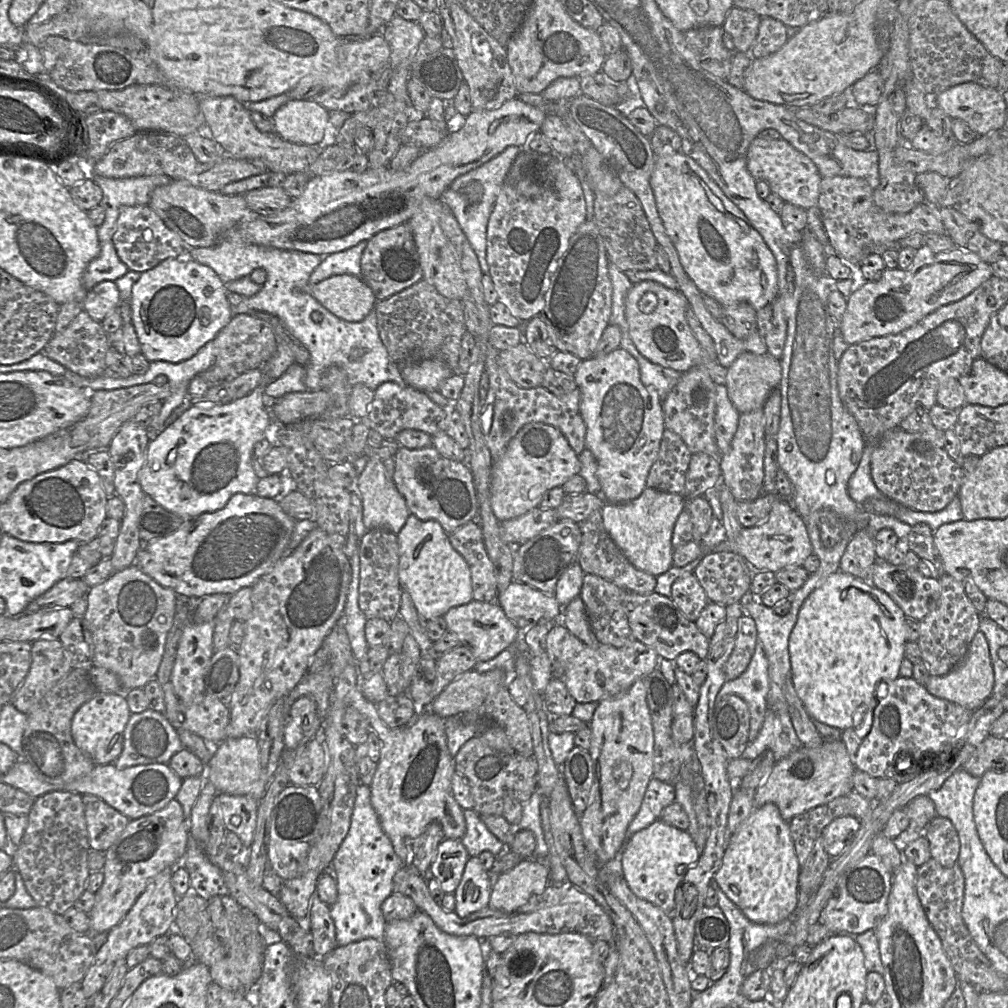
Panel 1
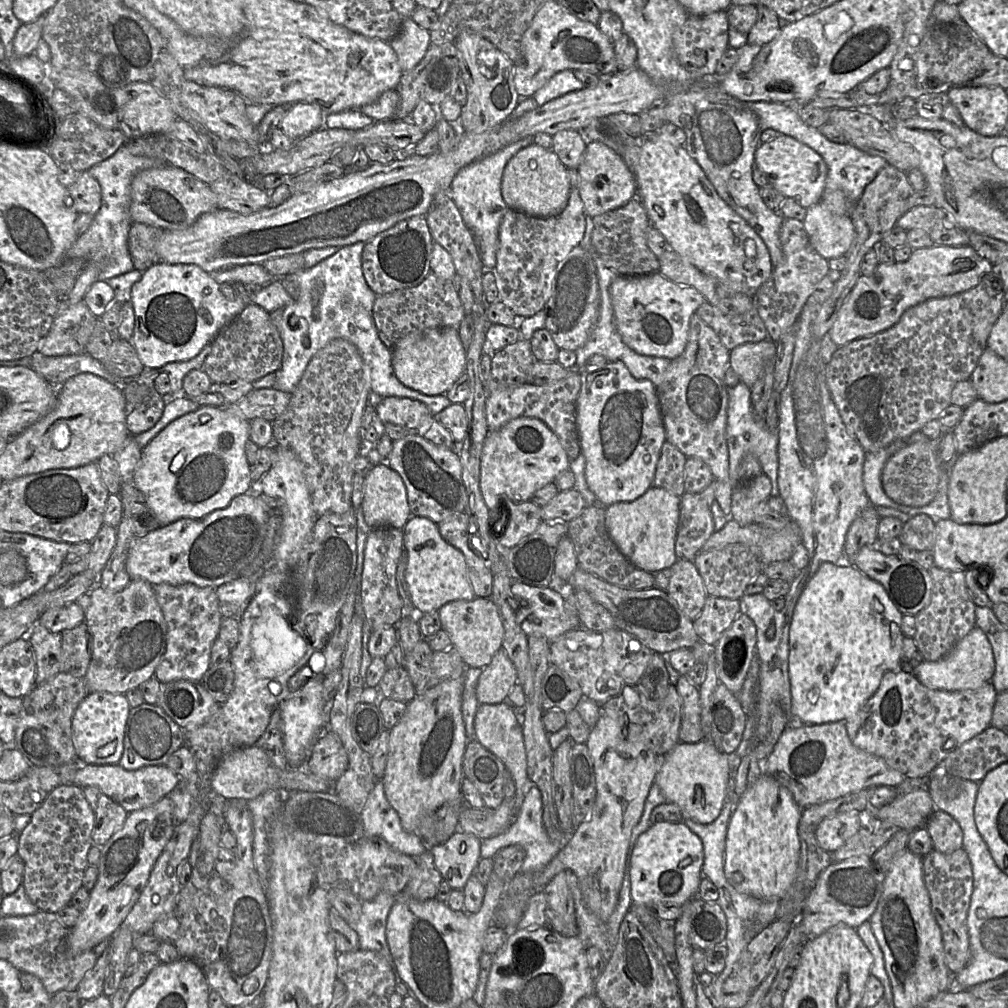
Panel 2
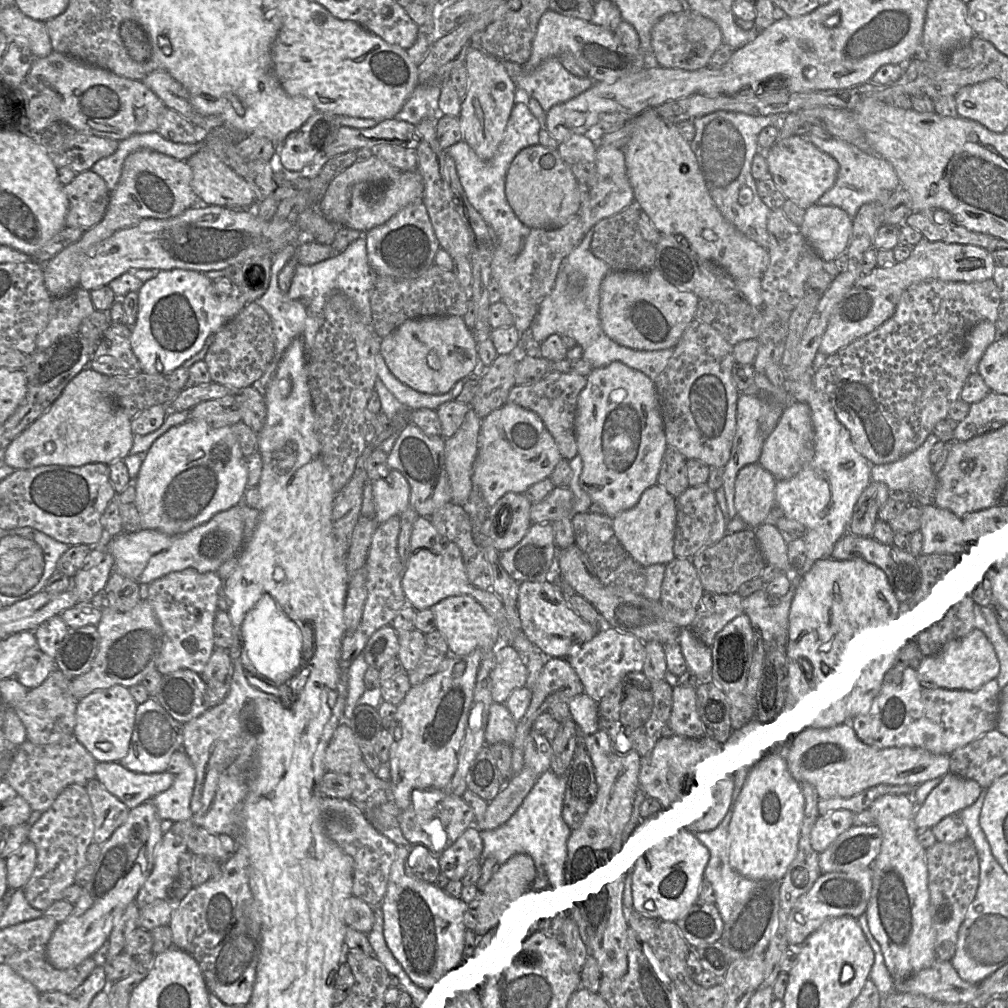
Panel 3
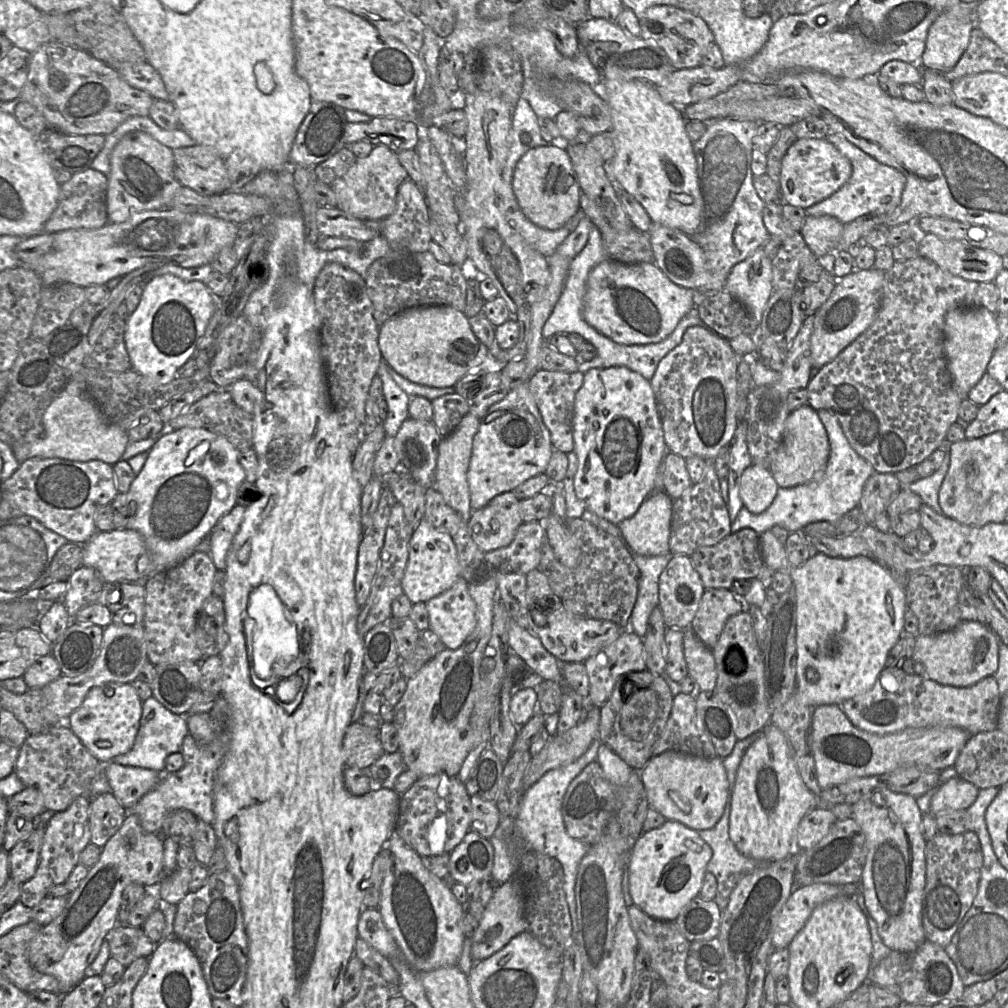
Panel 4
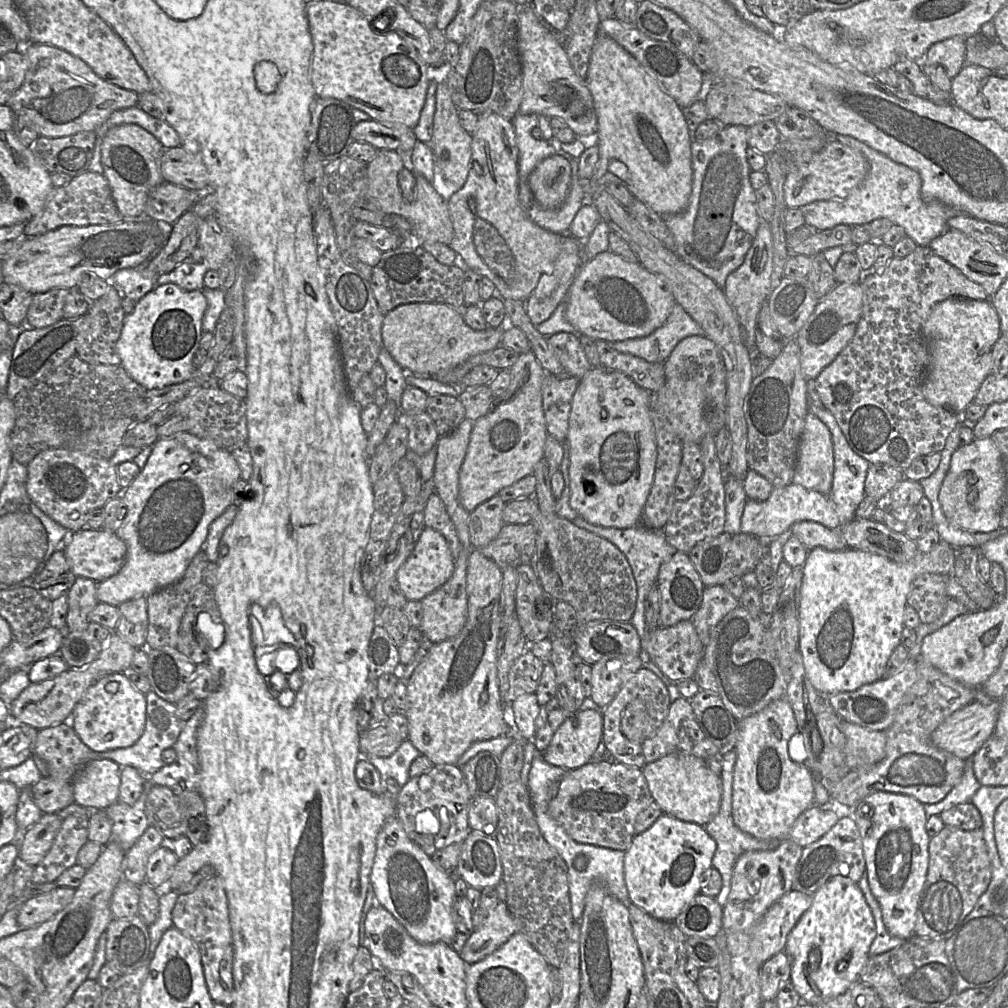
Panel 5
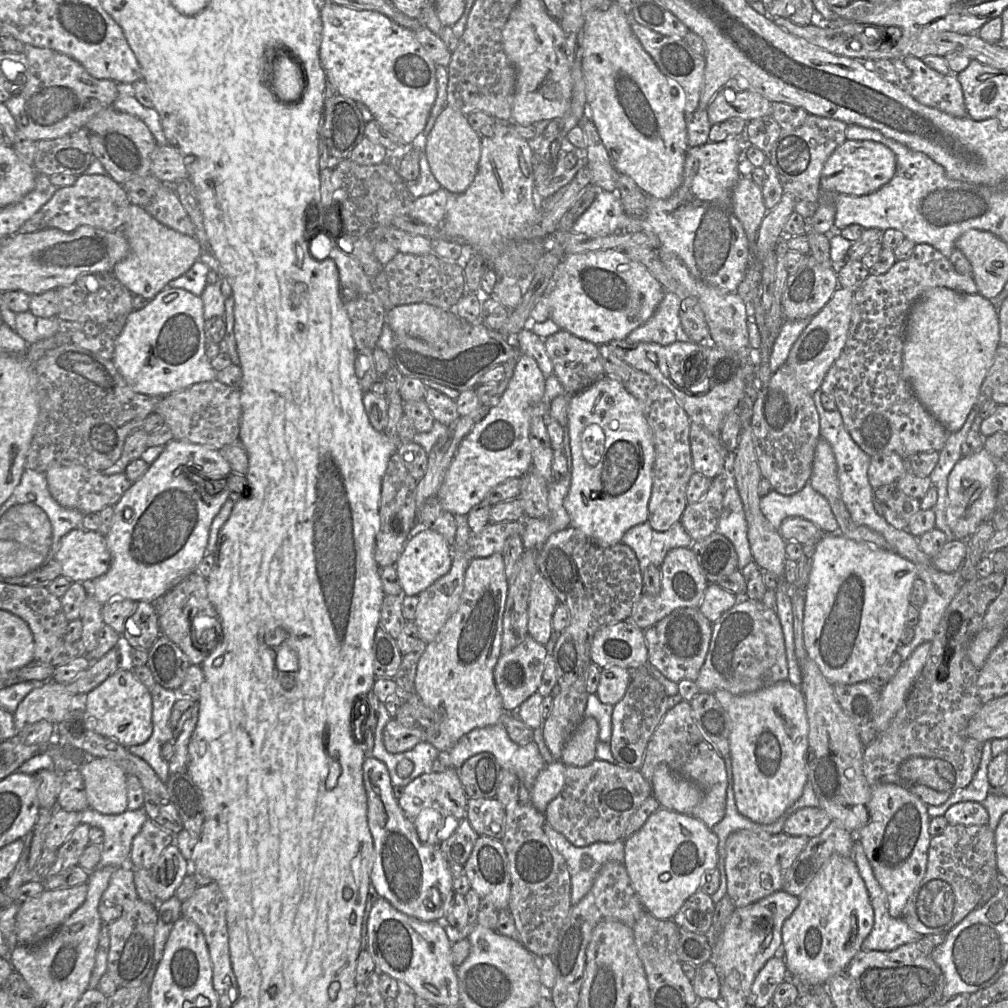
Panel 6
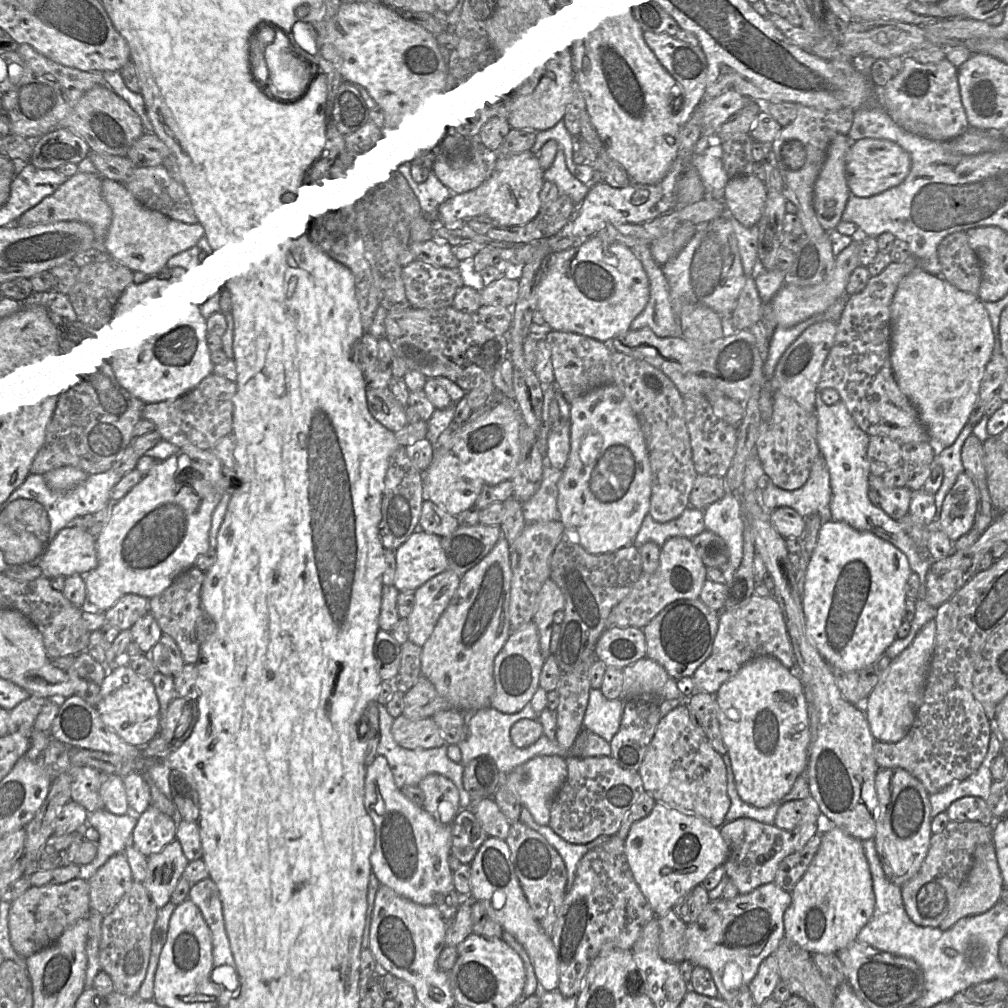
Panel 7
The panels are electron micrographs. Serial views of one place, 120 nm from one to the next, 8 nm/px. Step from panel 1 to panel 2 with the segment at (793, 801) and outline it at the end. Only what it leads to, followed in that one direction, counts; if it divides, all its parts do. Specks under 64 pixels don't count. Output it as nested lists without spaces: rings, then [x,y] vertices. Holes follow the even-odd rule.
[[[845,721],[787,726],[779,736],[767,760],[762,763],[761,773],[774,777],[788,788],[800,808],[820,804],[862,789],[877,786],[897,788],[907,779],[903,773],[889,767],[881,757],[856,747],[847,734]]]

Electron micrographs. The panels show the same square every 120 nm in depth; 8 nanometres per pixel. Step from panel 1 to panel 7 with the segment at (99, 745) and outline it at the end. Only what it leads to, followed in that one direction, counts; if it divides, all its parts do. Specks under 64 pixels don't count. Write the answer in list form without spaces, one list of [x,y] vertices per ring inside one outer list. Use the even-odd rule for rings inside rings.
[[[120,661],[109,668],[100,687],[96,708],[104,724],[128,744],[144,747],[159,735],[159,702],[153,682],[139,676],[127,661]]]

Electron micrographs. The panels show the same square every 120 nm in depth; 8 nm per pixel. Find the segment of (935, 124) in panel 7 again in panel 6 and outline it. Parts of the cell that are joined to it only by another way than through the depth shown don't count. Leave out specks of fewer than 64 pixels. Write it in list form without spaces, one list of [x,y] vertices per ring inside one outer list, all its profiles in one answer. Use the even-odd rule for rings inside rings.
[[[907,56],[903,61],[911,71],[905,90],[916,101],[955,117],[967,115],[962,87],[955,73],[941,74],[914,56]]]

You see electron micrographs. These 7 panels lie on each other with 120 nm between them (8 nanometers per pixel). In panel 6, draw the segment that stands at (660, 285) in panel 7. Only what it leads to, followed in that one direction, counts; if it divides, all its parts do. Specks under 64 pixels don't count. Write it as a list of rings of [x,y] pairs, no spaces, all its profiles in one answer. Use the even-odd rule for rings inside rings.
[[[665,291],[664,297],[652,317],[633,330],[626,340],[629,343],[656,343],[661,346],[674,342],[690,342],[680,321],[677,296]]]

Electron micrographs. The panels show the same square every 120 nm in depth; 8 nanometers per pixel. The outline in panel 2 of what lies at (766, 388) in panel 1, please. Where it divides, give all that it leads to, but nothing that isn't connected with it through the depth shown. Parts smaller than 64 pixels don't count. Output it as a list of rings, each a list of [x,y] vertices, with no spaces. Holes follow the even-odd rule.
[[[770,339],[739,345],[730,351],[729,368],[751,388],[765,366],[774,360],[776,343]]]

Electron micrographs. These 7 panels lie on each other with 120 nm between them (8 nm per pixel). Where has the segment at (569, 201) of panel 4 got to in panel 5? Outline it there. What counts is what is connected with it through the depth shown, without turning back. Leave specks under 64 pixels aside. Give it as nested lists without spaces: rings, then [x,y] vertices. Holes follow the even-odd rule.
[[[559,154],[551,155],[535,167],[528,182],[539,205],[556,209],[564,202],[571,184],[570,162]]]

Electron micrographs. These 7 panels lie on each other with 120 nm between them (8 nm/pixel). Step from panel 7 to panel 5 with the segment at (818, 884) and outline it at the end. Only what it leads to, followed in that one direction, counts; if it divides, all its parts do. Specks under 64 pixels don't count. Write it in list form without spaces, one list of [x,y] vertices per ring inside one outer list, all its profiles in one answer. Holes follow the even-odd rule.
[[[834,876],[812,895],[812,903],[787,936],[784,952],[790,958],[790,982],[806,1004],[816,1004],[844,994],[855,982],[869,958],[869,948],[876,935],[872,911],[858,883],[844,876]]]

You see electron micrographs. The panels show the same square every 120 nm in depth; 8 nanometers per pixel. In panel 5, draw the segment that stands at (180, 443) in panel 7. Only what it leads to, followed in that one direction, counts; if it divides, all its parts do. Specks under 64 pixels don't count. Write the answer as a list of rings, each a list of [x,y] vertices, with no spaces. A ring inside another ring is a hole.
[[[198,387],[175,403],[175,415],[180,415],[187,422],[187,432],[199,438],[212,440],[218,447],[232,452],[234,449],[246,446],[248,438],[246,406],[244,399],[219,388]]]

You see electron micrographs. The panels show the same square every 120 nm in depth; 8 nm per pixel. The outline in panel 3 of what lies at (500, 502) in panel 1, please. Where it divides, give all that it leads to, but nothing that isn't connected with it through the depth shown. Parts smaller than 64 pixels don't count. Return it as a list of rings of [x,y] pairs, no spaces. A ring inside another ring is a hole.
[[[505,403],[481,421],[472,486],[477,487],[483,500],[492,507],[506,493],[523,494],[533,484],[549,478],[561,459],[541,418],[519,405]]]

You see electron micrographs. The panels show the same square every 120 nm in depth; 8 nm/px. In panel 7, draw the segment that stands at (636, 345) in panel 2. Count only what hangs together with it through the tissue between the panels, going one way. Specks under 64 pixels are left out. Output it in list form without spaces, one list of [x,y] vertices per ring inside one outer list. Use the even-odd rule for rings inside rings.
[[[593,235],[576,237],[572,246],[553,251],[542,262],[537,310],[553,329],[609,343],[624,334],[649,301],[649,280],[627,246],[606,243]]]

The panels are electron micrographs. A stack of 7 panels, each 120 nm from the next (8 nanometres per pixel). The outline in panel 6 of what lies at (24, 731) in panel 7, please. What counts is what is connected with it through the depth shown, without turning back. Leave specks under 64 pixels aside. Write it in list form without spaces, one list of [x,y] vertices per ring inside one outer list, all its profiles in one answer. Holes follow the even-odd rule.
[[[51,679],[37,684],[13,713],[16,734],[27,725],[40,720],[46,720],[54,725],[58,724],[76,702],[77,699],[66,690],[65,684]]]

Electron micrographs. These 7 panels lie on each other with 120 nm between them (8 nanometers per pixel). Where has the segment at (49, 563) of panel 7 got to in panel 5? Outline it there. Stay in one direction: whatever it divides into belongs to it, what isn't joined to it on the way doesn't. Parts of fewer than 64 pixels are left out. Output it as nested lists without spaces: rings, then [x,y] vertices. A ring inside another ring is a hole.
[[[83,528],[70,533],[70,537],[62,546],[70,574],[74,577],[89,578],[99,583],[115,574],[123,567],[127,557],[127,546],[115,532],[105,529]]]

